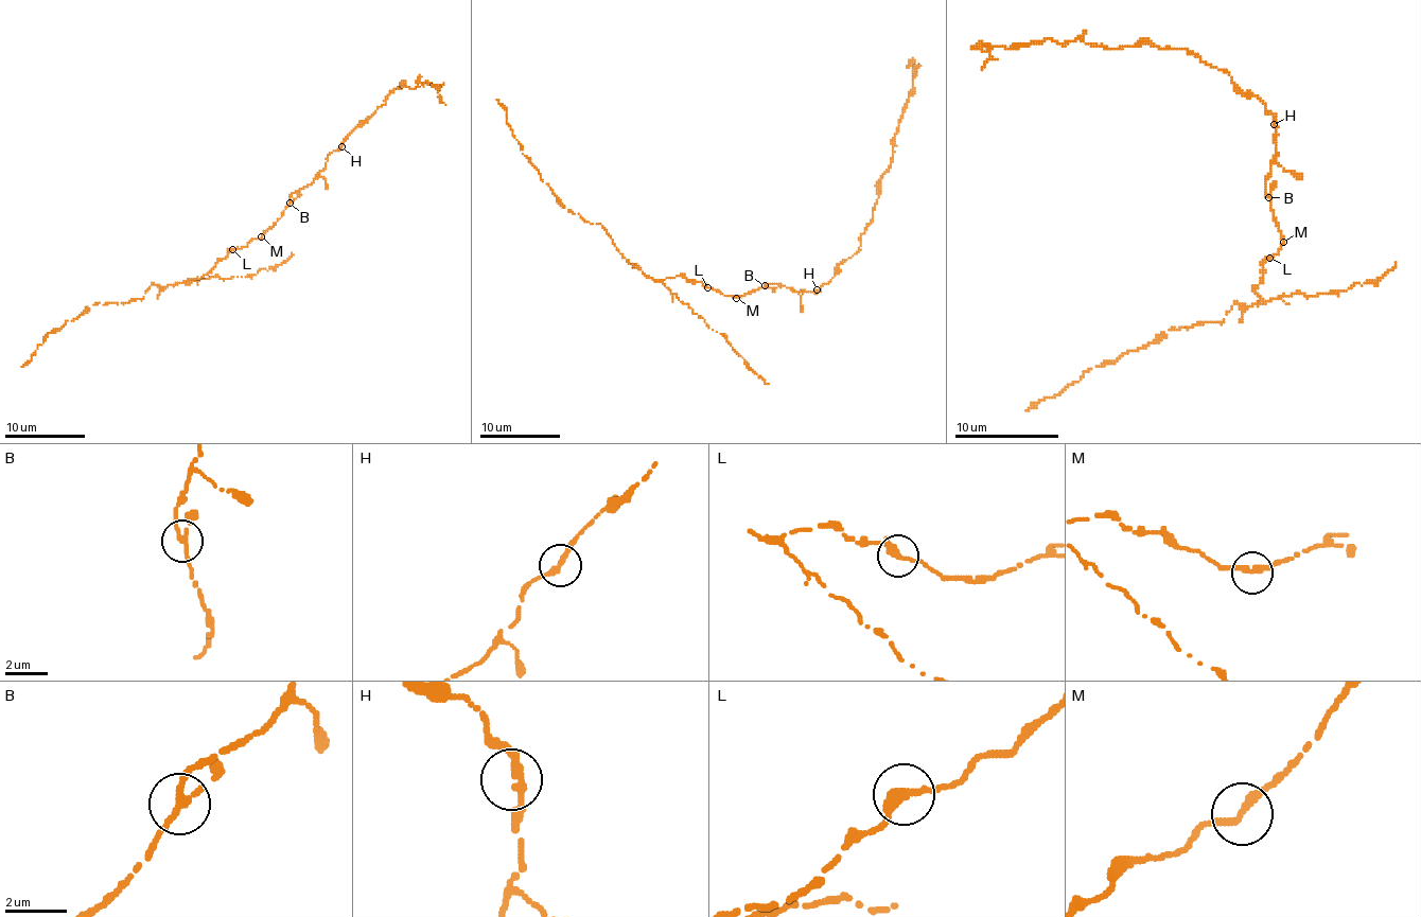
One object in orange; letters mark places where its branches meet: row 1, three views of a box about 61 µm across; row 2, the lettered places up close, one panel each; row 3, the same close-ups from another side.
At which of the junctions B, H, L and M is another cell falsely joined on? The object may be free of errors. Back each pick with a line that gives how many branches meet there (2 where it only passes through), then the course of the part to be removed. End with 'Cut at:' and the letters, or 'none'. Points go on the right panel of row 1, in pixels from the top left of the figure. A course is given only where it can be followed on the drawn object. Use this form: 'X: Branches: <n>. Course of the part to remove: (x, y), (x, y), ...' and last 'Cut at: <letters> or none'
Cut at: none

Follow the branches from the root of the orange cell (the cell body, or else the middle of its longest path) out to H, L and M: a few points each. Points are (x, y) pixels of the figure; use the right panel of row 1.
H: (1278, 223), (1265, 192), (1265, 179), (1276, 156), (1274, 124)
L: (1278, 223), (1283, 242), (1281, 249), (1270, 257)
M: (1278, 223), (1283, 242)

